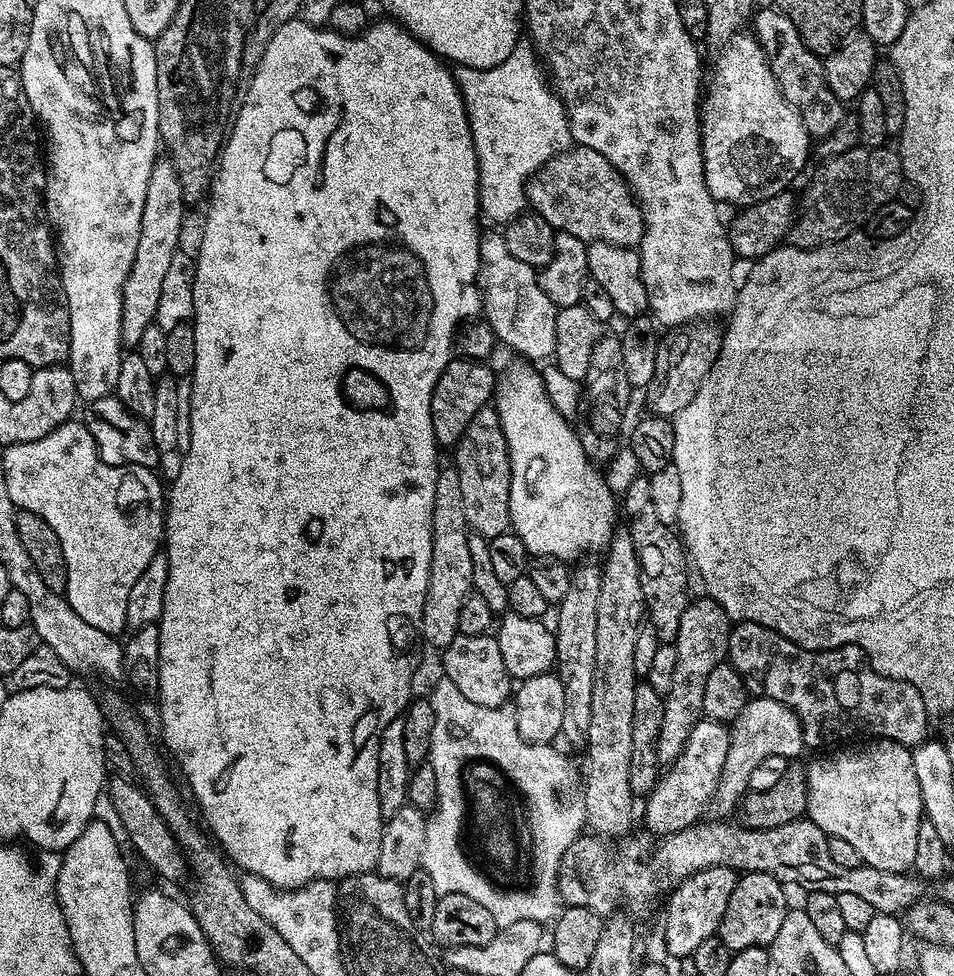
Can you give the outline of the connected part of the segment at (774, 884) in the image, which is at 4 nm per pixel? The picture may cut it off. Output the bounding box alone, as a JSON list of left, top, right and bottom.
[720,872,790,953]

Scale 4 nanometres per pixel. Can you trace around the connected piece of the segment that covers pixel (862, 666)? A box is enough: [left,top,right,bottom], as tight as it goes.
[727,623,930,749]

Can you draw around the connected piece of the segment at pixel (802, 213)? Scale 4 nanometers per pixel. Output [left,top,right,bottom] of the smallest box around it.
[787,147,906,248]

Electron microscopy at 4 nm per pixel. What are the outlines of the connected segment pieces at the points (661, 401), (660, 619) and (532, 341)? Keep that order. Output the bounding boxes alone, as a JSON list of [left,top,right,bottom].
[[647,322,721,418],[622,474,690,644],[478,231,557,362]]

